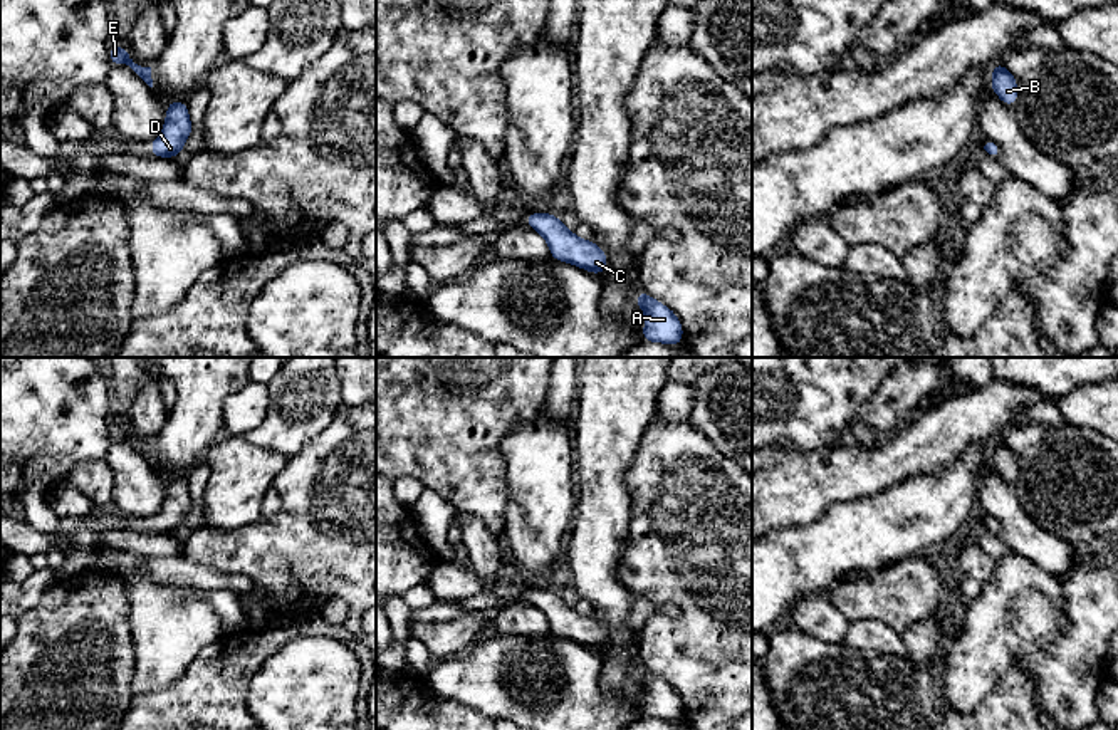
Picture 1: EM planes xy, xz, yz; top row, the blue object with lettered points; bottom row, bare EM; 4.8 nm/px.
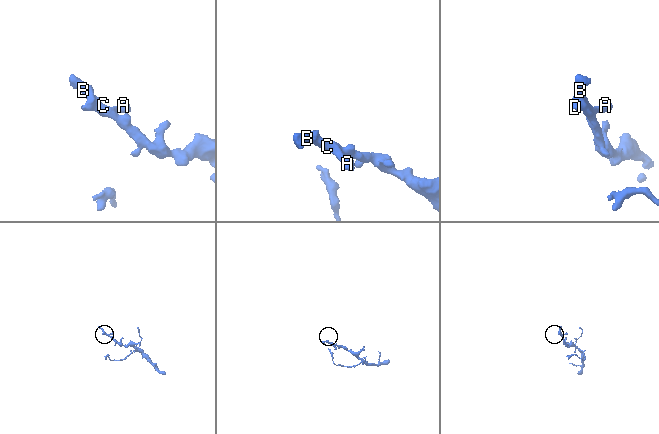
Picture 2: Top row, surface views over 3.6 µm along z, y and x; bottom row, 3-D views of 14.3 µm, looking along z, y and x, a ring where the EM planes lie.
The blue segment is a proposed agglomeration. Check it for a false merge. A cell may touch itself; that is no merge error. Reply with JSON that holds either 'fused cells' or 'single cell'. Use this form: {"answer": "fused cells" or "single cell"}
{"answer": "single cell"}

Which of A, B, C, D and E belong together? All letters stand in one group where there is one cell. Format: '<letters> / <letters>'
A B C D E

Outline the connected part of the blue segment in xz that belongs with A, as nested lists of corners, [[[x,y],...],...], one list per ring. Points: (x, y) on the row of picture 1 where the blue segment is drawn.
[[[646,290],[635,292],[633,297],[645,314],[645,342],[683,344],[683,326],[670,307],[650,297]]]

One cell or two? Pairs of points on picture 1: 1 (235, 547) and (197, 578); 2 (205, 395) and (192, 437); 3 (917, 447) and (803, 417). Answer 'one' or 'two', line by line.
1: two
2: one
3: two

